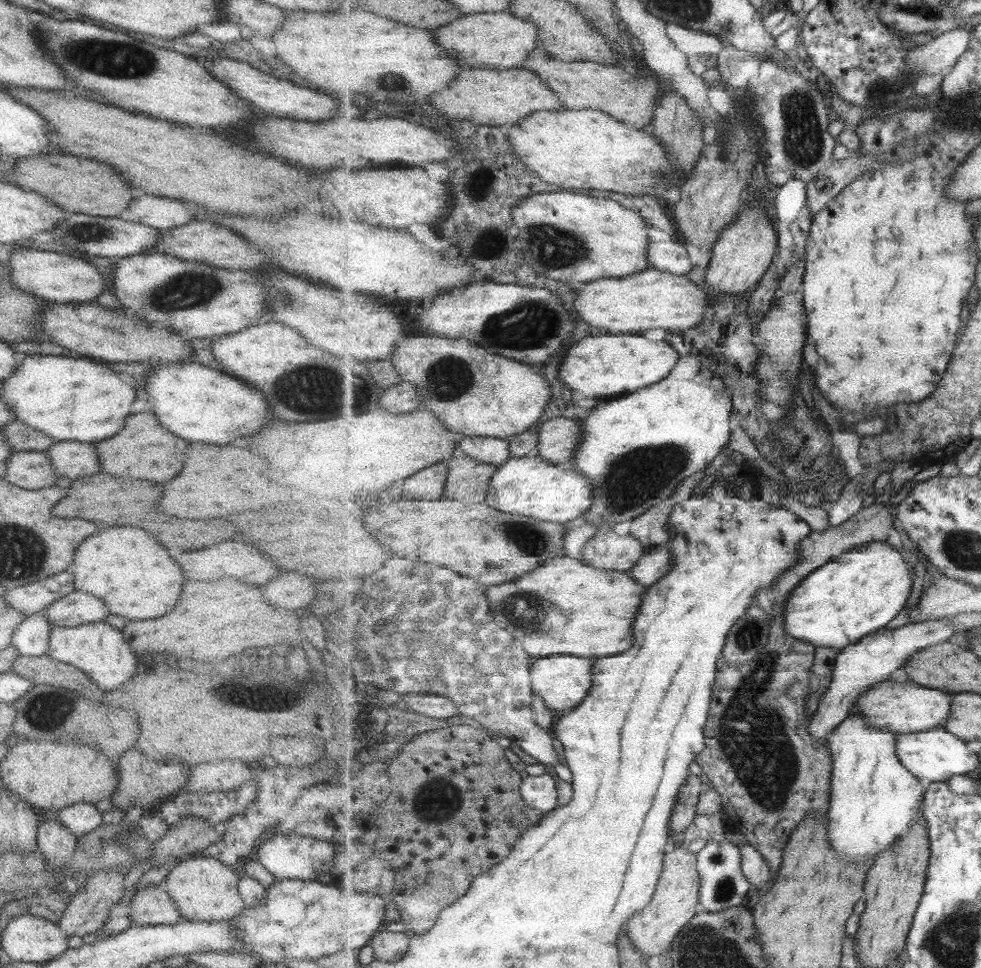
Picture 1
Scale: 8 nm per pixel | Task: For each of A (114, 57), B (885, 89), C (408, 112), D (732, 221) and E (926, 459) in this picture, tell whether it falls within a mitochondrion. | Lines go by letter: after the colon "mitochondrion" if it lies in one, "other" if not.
A: mitochondrion
B: mitochondrion
C: other
D: other
E: other

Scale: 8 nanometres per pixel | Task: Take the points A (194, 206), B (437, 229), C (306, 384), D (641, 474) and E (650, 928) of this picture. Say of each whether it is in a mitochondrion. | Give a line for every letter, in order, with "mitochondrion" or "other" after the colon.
A: other
B: other
C: mitochondrion
D: mitochondrion
E: other

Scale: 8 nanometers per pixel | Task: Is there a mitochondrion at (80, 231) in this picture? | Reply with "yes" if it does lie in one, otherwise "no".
yes

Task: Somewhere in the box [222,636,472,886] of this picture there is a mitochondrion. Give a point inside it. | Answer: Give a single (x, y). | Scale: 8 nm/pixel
(425, 795)

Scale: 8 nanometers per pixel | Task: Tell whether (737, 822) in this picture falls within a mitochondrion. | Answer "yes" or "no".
yes

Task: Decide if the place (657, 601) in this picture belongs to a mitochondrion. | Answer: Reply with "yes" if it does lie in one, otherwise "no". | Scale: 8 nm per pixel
no

